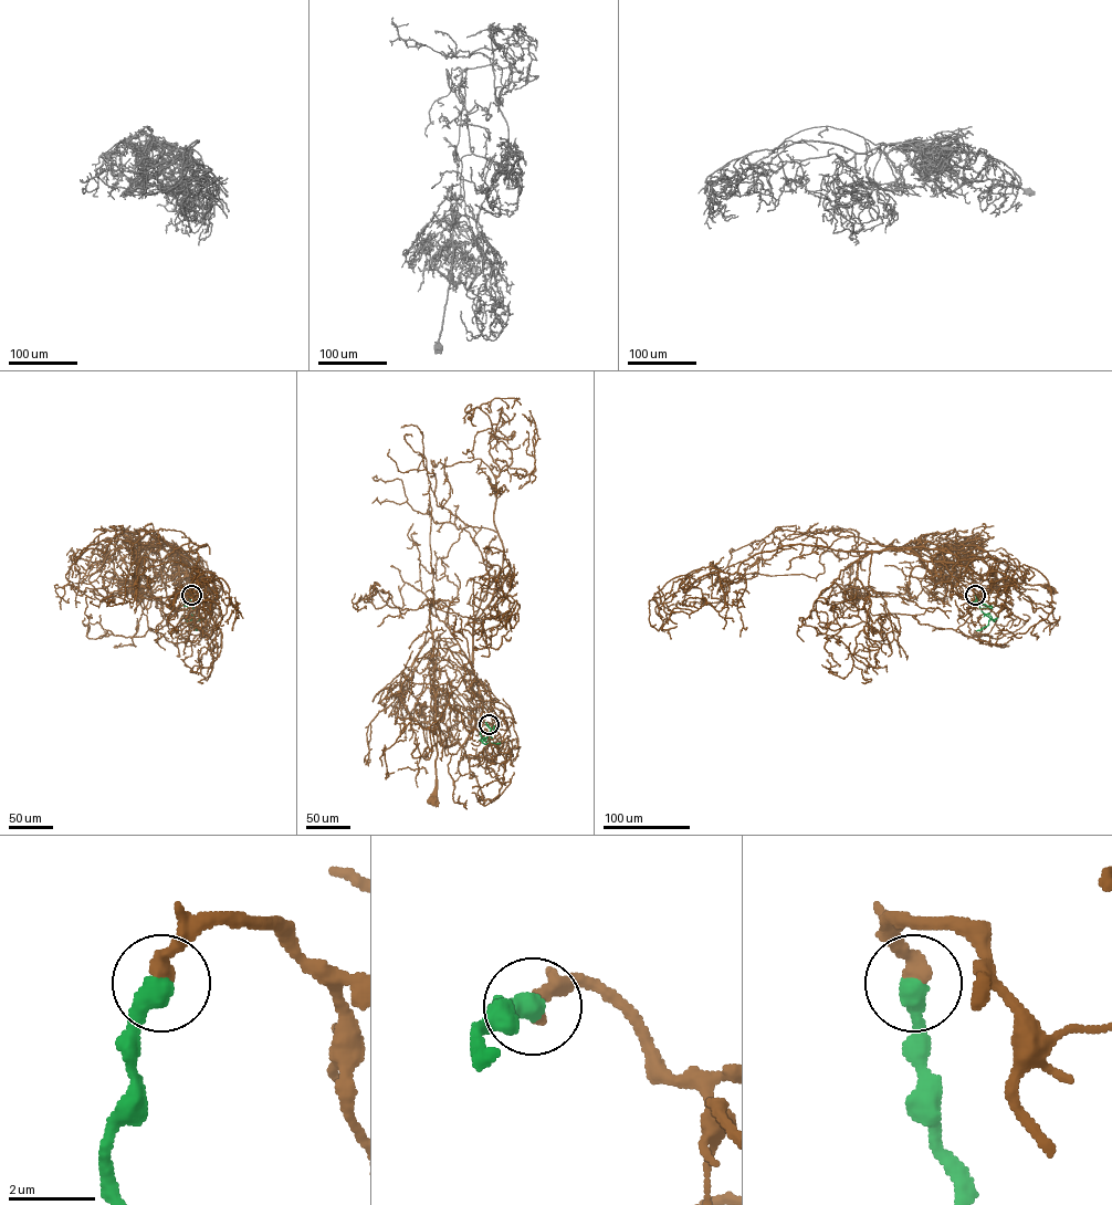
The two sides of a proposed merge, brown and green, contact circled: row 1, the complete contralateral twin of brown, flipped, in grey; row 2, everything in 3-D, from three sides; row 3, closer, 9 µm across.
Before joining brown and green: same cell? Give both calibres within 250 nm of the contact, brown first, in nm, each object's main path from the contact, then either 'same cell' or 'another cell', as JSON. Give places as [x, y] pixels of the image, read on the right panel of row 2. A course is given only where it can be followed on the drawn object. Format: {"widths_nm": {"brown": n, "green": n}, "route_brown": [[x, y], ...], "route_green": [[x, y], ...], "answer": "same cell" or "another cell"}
{"widths_nm": {"brown": 400, "green": 500}, "route_brown": [[975, 595], [981, 603], [941, 562], [996, 572], [996, 584], [975, 600], [1009, 584], [1050, 588]], "route_green": [[975, 595], [982, 610], [995, 619], [976, 630]], "answer": "same cell"}

